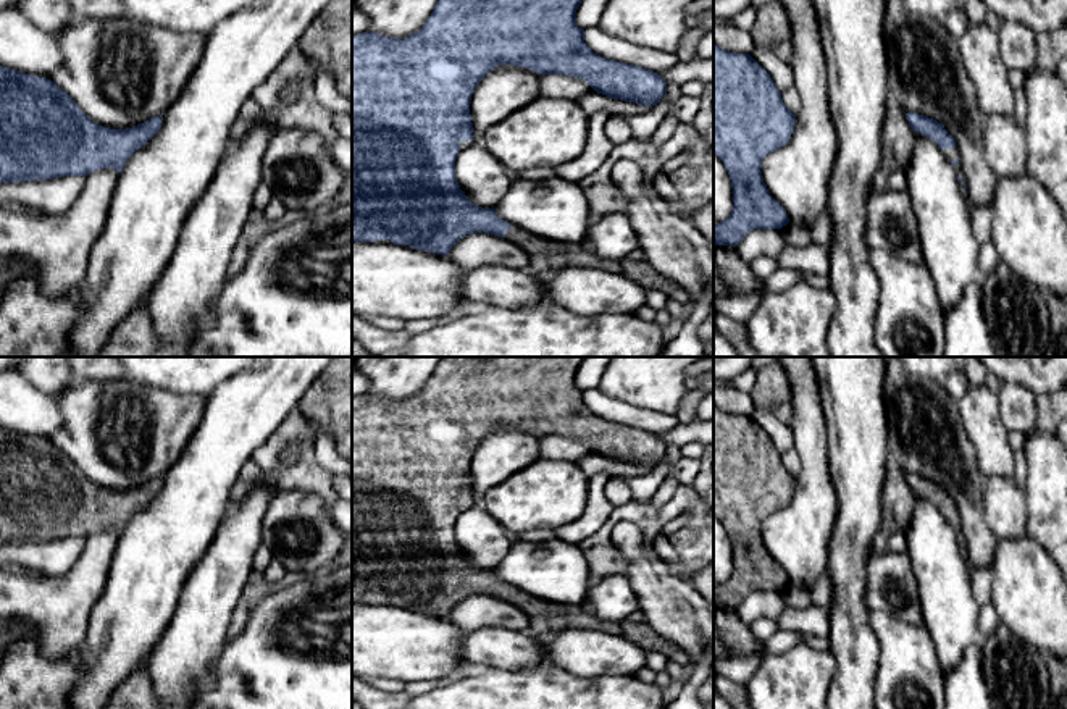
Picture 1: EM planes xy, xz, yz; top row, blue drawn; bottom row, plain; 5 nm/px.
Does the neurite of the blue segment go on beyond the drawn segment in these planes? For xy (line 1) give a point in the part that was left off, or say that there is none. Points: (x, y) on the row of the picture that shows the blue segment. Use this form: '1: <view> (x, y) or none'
1: none

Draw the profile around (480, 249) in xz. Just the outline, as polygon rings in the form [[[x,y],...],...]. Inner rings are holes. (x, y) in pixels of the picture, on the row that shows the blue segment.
[[[487,233],[467,234],[447,257],[467,271],[478,266],[529,268],[529,255],[518,244]]]

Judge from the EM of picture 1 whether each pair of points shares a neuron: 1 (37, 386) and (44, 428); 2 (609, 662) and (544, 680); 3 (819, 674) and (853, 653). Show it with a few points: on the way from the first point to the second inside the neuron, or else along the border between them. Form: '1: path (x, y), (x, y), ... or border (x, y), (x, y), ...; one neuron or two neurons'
1: path (37, 396), (37, 414), (42, 419); one neuron
2: border (533, 667), (554, 664), (577, 675), (607, 675); two neurons
3: border (828, 650), (835, 671), (827, 692); two neurons

